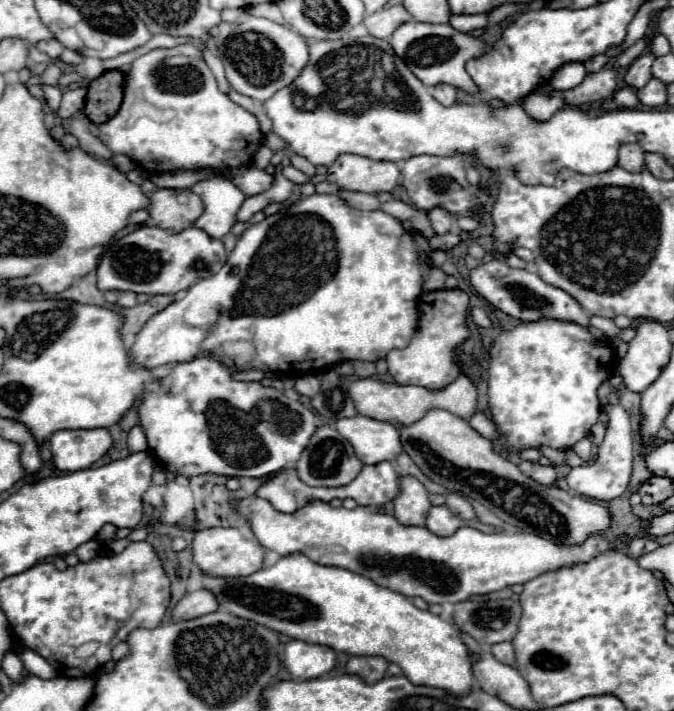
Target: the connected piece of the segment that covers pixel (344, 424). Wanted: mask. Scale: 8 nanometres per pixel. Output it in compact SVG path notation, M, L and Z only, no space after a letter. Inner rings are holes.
M357 414L353 418L337 420L337 430L351 442L363 464L395 460L403 452L399 430L389 422L379 422Z

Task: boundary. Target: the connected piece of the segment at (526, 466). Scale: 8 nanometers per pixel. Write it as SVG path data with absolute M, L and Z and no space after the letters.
M523 460L521 464L519 464L519 468L521 468L521 472L525 474L525 476L529 476L529 478L533 478L535 482L541 482L543 486L551 486L551 484L555 484L555 468L553 466L543 466L543 464L539 464L539 462L527 462L527 460Z

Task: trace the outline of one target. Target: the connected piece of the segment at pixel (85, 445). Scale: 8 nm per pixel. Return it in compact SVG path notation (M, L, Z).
M107 428L59 430L49 438L53 462L65 472L89 468L111 448L111 442Z

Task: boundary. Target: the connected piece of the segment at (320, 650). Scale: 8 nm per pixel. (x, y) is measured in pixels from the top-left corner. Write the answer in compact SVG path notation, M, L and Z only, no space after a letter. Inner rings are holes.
M291 640L285 644L283 664L293 678L311 680L329 674L335 668L335 652L329 646Z

